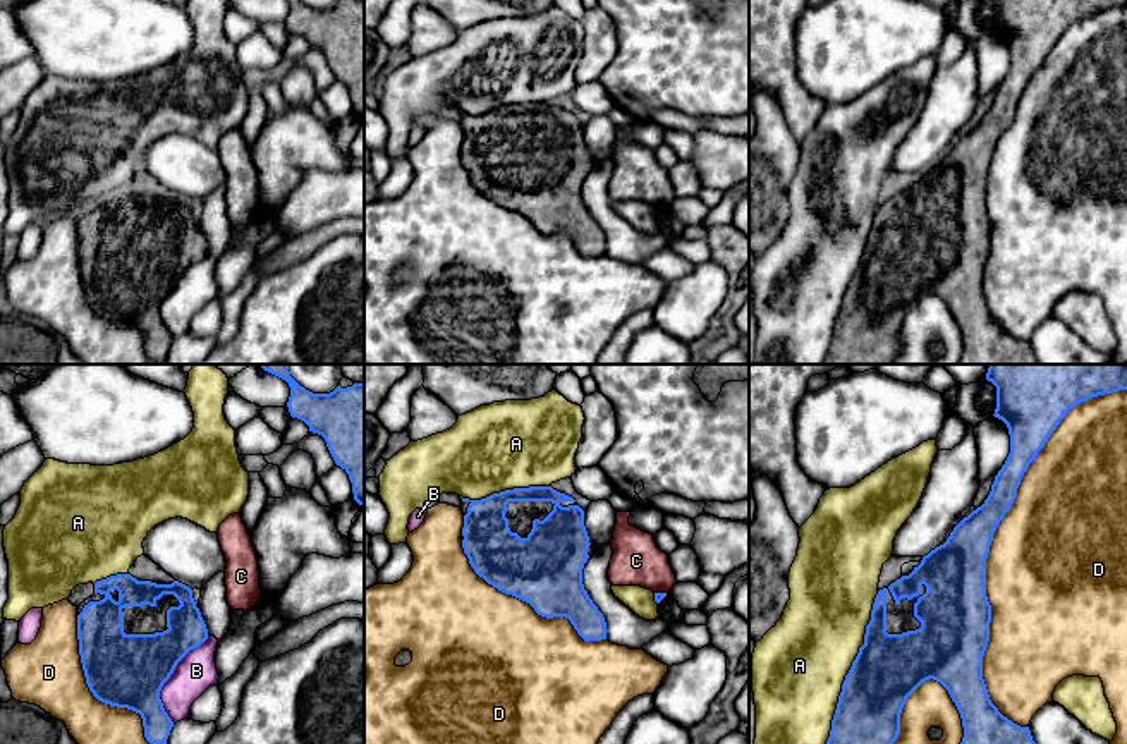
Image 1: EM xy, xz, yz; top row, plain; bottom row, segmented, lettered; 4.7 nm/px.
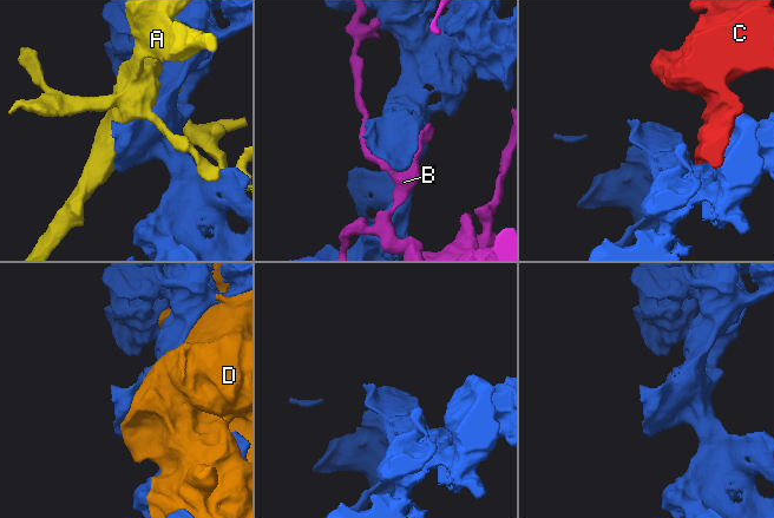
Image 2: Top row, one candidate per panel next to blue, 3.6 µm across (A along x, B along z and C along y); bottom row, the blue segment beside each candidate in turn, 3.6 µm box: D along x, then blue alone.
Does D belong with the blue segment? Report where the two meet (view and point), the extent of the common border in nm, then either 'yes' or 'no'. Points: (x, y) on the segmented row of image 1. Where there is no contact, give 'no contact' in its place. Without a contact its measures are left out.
meets blue in yz at (990, 543); contact 1650 nm long; no

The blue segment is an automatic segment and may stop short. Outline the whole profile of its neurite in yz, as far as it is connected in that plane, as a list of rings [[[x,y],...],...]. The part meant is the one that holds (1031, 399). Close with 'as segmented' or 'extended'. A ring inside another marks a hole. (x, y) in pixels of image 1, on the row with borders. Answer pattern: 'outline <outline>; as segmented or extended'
outline [[[990,364],[986,380],[996,387],[993,416],[1008,428],[1010,454],[984,503],[964,517],[947,541],[924,555],[909,576],[878,591],[864,644],[842,684],[826,744],[893,744],[907,698],[929,679],[948,691],[960,713],[960,744],[1036,744],[1029,727],[1020,727],[998,711],[983,679],[991,622],[986,558],[1024,473],[1060,421],[1087,399],[1127,390],[1127,364]]]; extended

